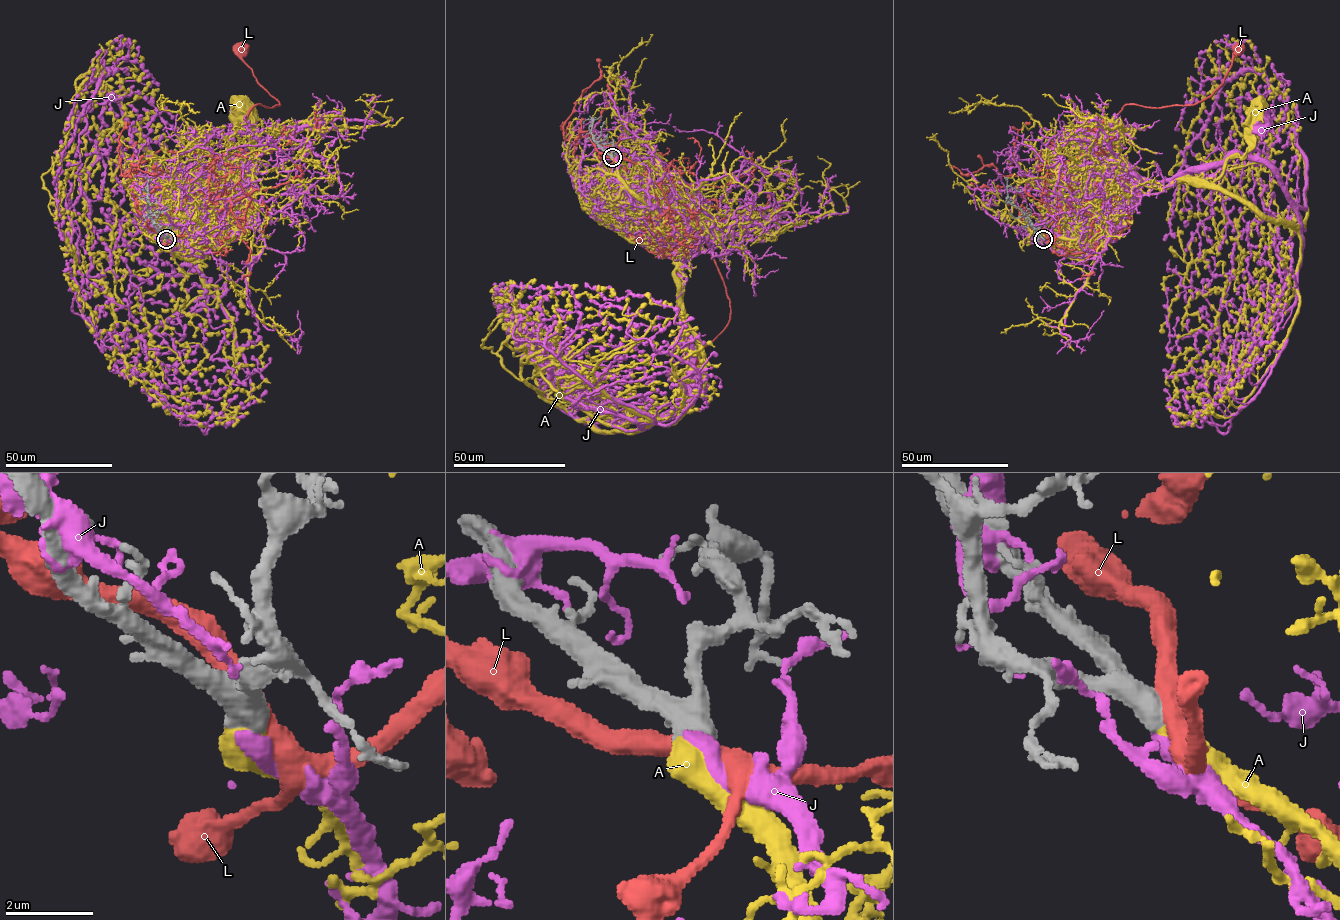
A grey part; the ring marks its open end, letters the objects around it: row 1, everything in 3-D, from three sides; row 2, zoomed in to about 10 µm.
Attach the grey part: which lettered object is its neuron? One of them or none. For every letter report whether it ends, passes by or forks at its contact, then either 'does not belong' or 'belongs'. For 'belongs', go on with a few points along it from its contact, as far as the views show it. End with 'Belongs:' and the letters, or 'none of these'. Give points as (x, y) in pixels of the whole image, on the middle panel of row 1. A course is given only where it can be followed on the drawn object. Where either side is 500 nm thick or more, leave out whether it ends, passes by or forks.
A: belongs; it runs (611, 157), (618, 176), (659, 220), (677, 226), (682, 316), (705, 364), (689, 380)
J: does not belong
L: does not belong
Belongs: A

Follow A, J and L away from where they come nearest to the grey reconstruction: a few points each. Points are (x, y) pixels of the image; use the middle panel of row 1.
A: (611, 157), (618, 176), (659, 220), (677, 226), (682, 316), (705, 364), (689, 380)
J: (611, 156), (619, 185), (654, 206), (683, 248), (681, 325), (698, 386)
L: (612, 156), (646, 169), (660, 212), (705, 243), (725, 287), (726, 327), (693, 359)

